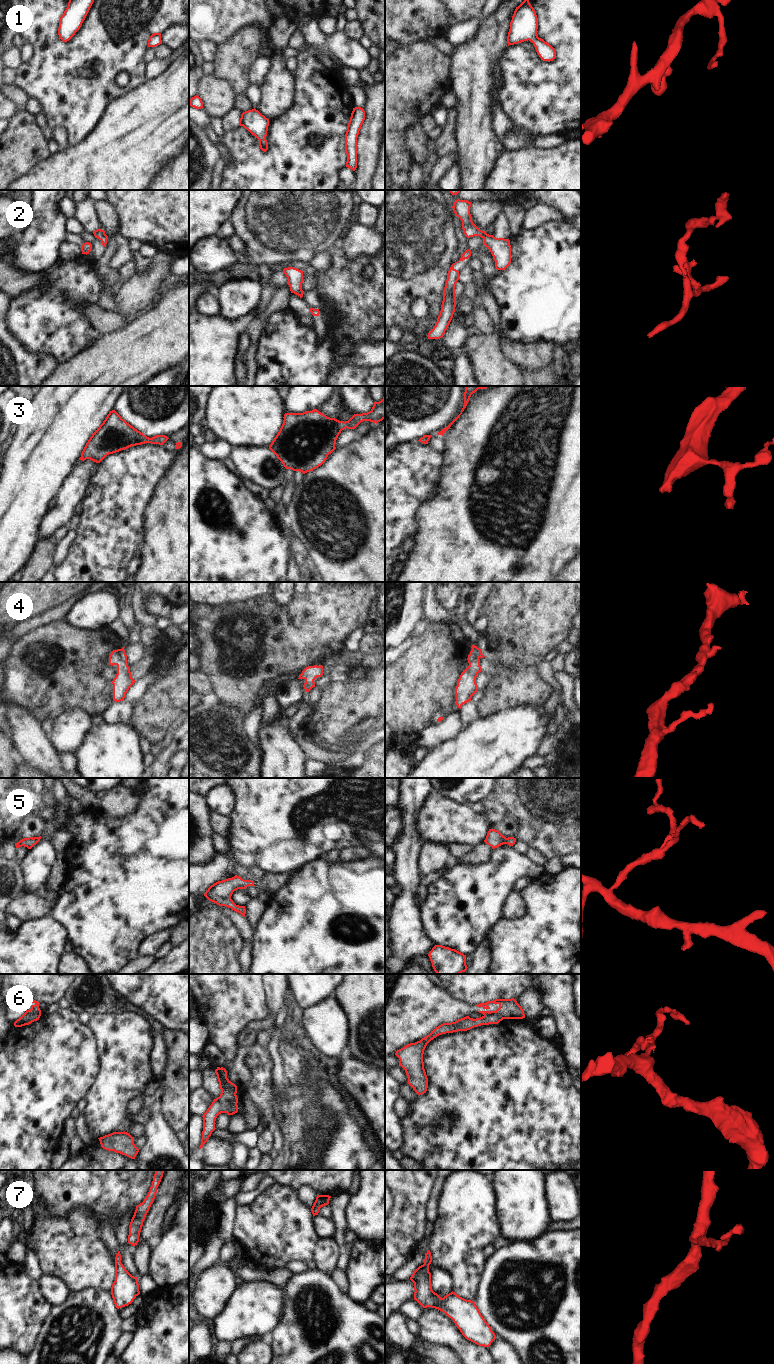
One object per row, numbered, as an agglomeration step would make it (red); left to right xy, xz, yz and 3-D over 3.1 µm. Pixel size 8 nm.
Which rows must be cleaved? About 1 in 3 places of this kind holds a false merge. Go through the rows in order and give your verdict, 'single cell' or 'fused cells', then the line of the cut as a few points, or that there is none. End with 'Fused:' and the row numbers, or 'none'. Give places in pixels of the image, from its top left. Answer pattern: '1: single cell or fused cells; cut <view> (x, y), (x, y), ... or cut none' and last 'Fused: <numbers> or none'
1: single cell; cut none
2: single cell; cut none
3: single cell; cut none
4: single cell; cut none
5: single cell; cut none
6: fused cells; cut yz (484, 1014), (499, 1013), (504, 1018)
7: single cell; cut none
Fused: 6

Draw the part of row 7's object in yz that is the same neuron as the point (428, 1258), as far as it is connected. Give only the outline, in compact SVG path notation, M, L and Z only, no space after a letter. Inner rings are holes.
M428 1250L424 1264L419 1266L410 1277L414 1283L414 1300L423 1308L431 1307L442 1311L453 1320L467 1340L488 1348L496 1339L496 1335L481 1315L475 1302L466 1300L453 1291L441 1298L432 1290L429 1272L431 1262L432 1256Z

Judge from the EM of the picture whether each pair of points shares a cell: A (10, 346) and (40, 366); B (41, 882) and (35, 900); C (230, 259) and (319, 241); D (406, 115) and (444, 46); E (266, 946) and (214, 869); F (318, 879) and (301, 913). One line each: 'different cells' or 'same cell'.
A: same cell
B: different cells
C: different cells
D: different cells
E: different cells
F: same cell

